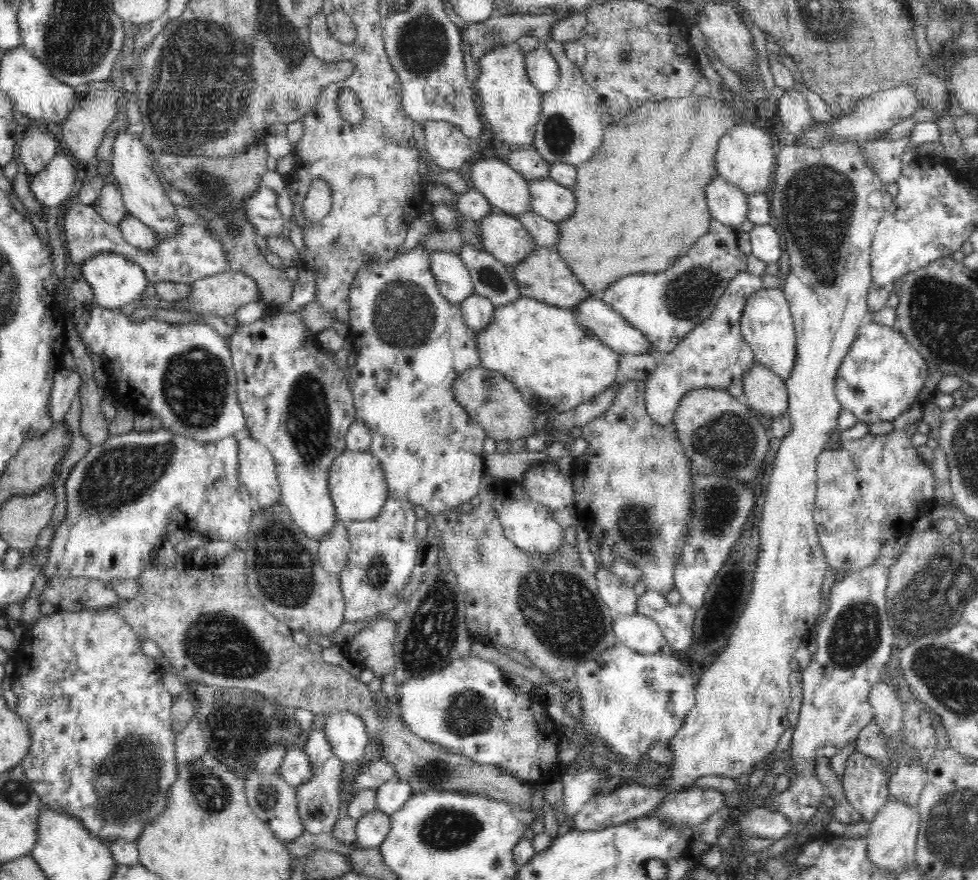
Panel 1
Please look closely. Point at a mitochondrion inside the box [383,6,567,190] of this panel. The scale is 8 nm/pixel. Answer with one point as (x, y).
(421, 43)

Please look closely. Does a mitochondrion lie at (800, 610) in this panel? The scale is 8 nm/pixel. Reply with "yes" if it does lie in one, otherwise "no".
no

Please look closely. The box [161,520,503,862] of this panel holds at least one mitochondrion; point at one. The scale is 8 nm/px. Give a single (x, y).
(216, 643)

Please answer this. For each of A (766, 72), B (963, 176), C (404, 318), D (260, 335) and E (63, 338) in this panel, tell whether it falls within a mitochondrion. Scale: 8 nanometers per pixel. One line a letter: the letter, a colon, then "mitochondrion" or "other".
A: other
B: other
C: mitochondrion
D: other
E: other

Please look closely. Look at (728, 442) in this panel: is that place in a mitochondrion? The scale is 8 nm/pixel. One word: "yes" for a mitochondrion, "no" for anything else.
yes

